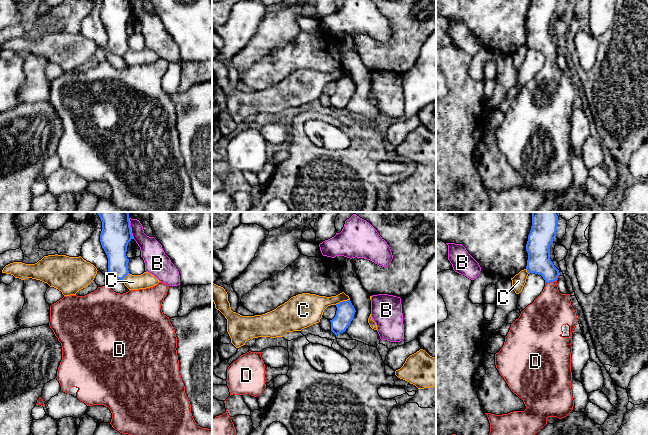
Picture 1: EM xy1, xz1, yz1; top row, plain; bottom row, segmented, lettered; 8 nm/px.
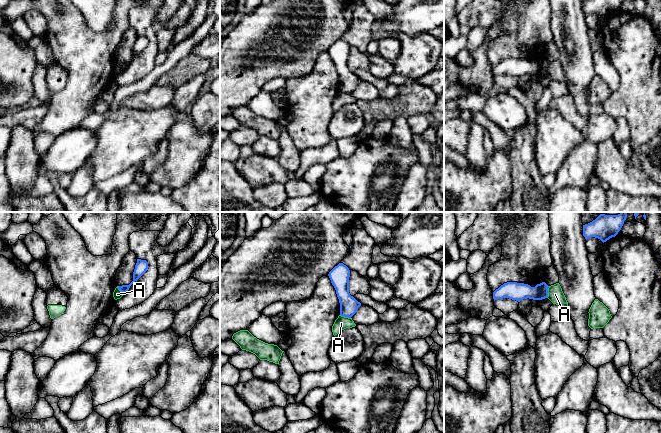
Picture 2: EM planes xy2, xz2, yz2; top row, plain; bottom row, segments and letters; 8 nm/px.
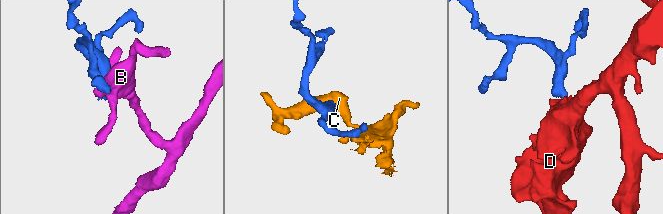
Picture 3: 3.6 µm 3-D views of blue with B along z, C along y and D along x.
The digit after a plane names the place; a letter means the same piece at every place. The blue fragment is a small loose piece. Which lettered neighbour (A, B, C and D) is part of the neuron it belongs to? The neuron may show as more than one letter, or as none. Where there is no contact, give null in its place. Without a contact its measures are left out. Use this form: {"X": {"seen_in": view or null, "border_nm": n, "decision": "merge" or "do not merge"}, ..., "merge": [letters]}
{"A": {"seen_in": "yz2", "border_nm": 100, "decision": "do not merge"}, "B": {"seen_in": "xy1", "border_nm": 120, "decision": "do not merge"}, "C": {"seen_in": "xz1", "border_nm": 130, "decision": "do not merge"}, "D": {"seen_in": "yz1", "border_nm": 130, "decision": "merge"}, "merge": ["D"]}

